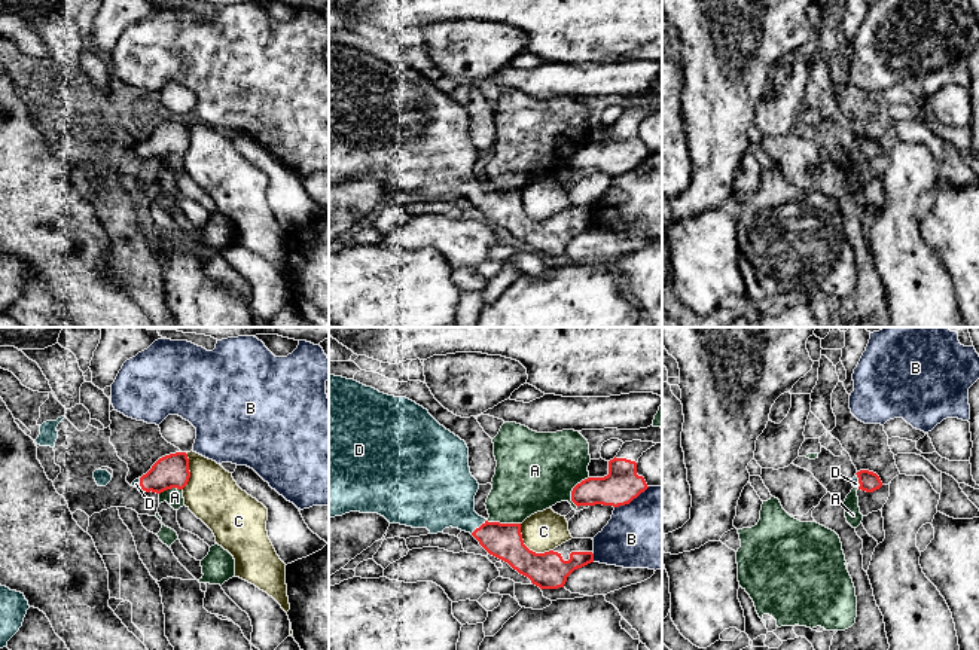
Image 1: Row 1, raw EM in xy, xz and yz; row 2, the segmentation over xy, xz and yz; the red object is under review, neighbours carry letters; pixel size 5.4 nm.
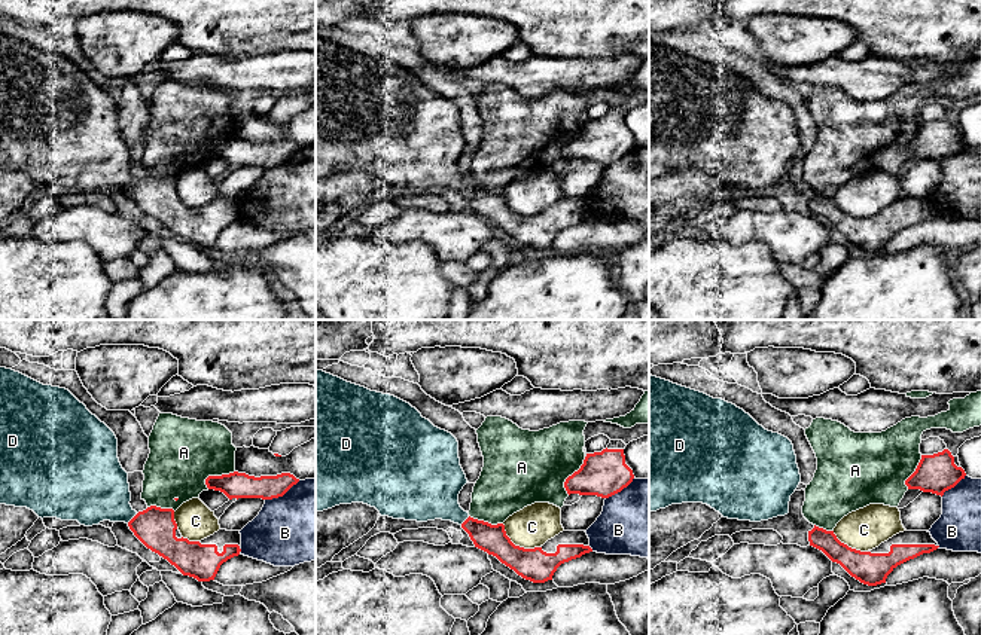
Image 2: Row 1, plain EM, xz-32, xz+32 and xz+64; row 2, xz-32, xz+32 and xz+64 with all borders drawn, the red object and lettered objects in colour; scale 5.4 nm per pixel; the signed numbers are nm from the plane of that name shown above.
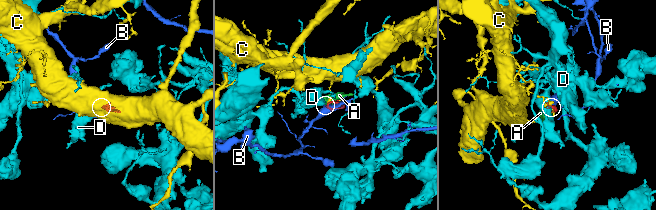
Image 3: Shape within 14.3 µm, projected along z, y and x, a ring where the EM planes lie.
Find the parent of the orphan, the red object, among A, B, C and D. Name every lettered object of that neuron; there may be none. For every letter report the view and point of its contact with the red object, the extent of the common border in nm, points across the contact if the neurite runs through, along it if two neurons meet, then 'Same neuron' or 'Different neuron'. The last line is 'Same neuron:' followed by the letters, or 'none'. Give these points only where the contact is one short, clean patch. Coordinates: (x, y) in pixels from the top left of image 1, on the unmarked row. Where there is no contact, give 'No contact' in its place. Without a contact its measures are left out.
A: Touches red at xz (573, 156). Shared border 180 nm. Different neuron
B: Touches red at xz (631, 167). Shared border 220 nm. Different neuron
C: Touches red at xz (527, 214). Shared border 240 nm. Different neuron
D: Touches red at xz (479, 194). Shared border 120 nm. Path across: xz (505, 208), (479, 194), (466, 186), (444, 164). Same neuron
Same neuron: D

